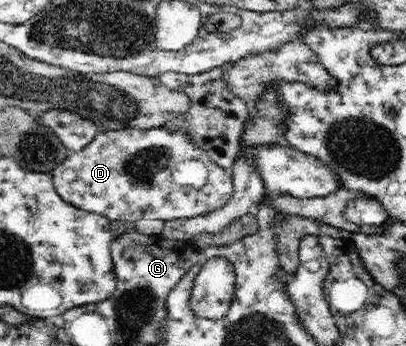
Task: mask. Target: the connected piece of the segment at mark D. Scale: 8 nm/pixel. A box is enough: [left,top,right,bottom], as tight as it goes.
[51,127,234,221]

